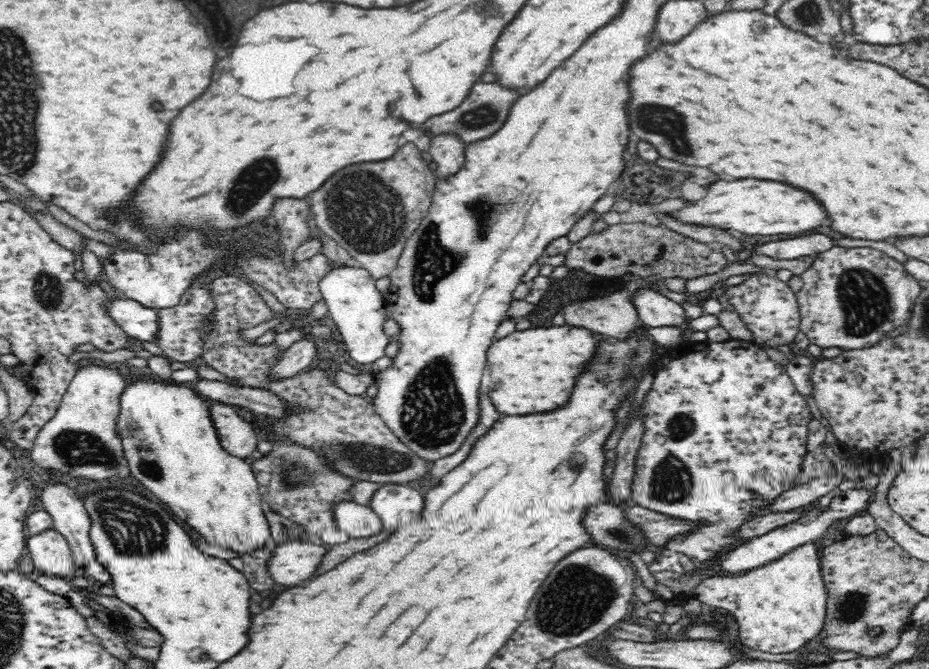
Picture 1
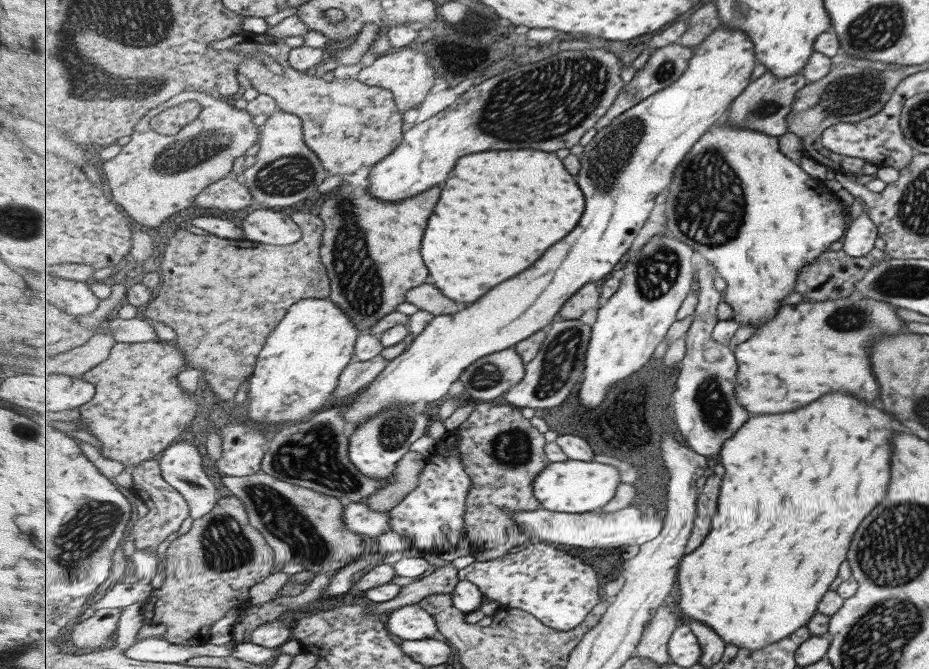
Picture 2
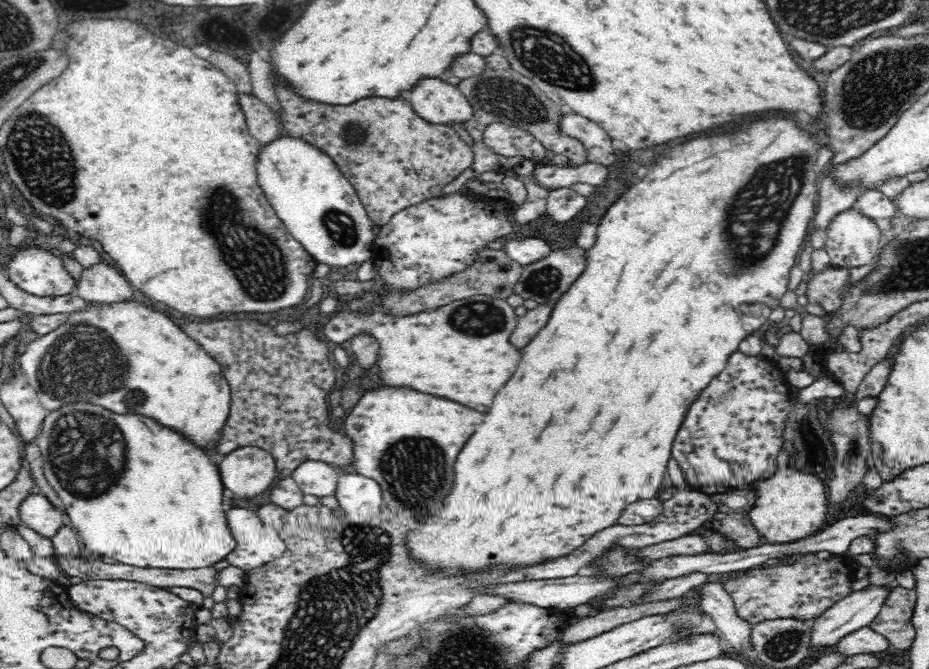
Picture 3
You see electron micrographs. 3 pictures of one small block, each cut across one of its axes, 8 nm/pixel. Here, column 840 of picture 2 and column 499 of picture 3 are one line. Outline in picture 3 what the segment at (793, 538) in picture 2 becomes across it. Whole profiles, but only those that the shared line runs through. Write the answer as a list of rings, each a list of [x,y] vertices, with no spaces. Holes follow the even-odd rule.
[[[762,118],[762,122],[754,122],[750,126],[738,126],[738,130],[732,130],[732,132],[722,132],[722,134],[710,134],[710,136],[698,136],[690,142],[684,142],[684,144],[678,144],[674,148],[670,148],[666,154],[662,154],[656,164],[648,170],[648,174],[634,186],[628,188],[628,192],[624,192],[619,196],[612,205],[608,207],[606,212],[601,216],[599,220],[598,232],[596,232],[596,242],[590,246],[590,248],[584,249],[586,259],[586,269],[580,277],[558,298],[555,305],[553,306],[550,320],[548,324],[538,332],[538,336],[522,350],[522,362],[518,364],[518,370],[514,372],[514,376],[510,378],[510,382],[498,392],[498,396],[494,398],[494,404],[492,408],[486,412],[486,422],[478,428],[478,432],[468,440],[468,446],[462,448],[462,454],[458,454],[458,460],[456,460],[456,480],[454,480],[454,488],[450,492],[450,496],[446,498],[446,504],[440,512],[436,512],[434,516],[426,518],[424,522],[420,522],[416,526],[416,530],[412,530],[408,534],[408,546],[412,548],[414,556],[424,560],[428,566],[434,566],[434,568],[452,568],[452,572],[458,572],[458,568],[486,568],[488,564],[536,564],[536,562],[542,562],[546,558],[556,560],[558,557],[564,557],[565,554],[572,552],[577,549],[578,546],[582,546],[590,537],[593,537],[596,533],[601,533],[607,527],[613,526],[618,518],[621,517],[622,511],[633,502],[646,500],[646,498],[658,497],[660,492],[660,486],[662,482],[668,480],[667,466],[668,461],[671,459],[671,448],[676,438],[676,432],[680,430],[682,426],[682,418],[686,414],[686,406],[690,406],[690,402],[694,402],[694,398],[698,398],[698,394],[702,392],[702,386],[708,386],[710,380],[714,380],[726,366],[730,354],[734,350],[738,351],[740,342],[747,336],[757,334],[760,327],[769,320],[770,312],[774,310],[780,304],[780,299],[788,291],[788,284],[790,279],[790,272],[794,265],[798,264],[798,253],[800,252],[800,246],[804,242],[806,232],[810,231],[812,226],[812,220],[815,215],[814,202],[819,195],[819,185],[816,186],[816,182],[819,182],[820,176],[814,172],[814,166],[816,166],[816,160],[818,160],[818,150],[822,146],[812,138],[812,134],[804,128],[800,128],[794,118]]]

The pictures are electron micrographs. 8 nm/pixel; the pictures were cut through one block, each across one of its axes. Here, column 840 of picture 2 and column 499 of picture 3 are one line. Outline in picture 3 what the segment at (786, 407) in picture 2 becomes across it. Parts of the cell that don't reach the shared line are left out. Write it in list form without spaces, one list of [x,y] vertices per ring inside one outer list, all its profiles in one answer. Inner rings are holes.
[[[478,294],[402,317],[387,316],[380,309],[373,313],[340,312],[322,328],[322,336],[337,344],[362,332],[374,336],[379,342],[374,366],[379,386],[414,386],[486,412],[522,358],[508,342],[519,318],[505,299]]]

